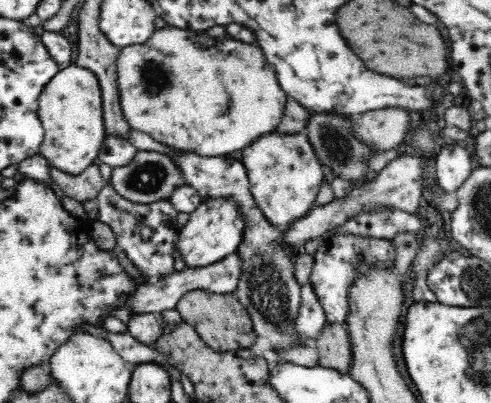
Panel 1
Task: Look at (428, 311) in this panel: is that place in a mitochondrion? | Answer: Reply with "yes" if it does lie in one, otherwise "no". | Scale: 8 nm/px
no

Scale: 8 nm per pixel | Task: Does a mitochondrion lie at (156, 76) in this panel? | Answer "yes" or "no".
yes

